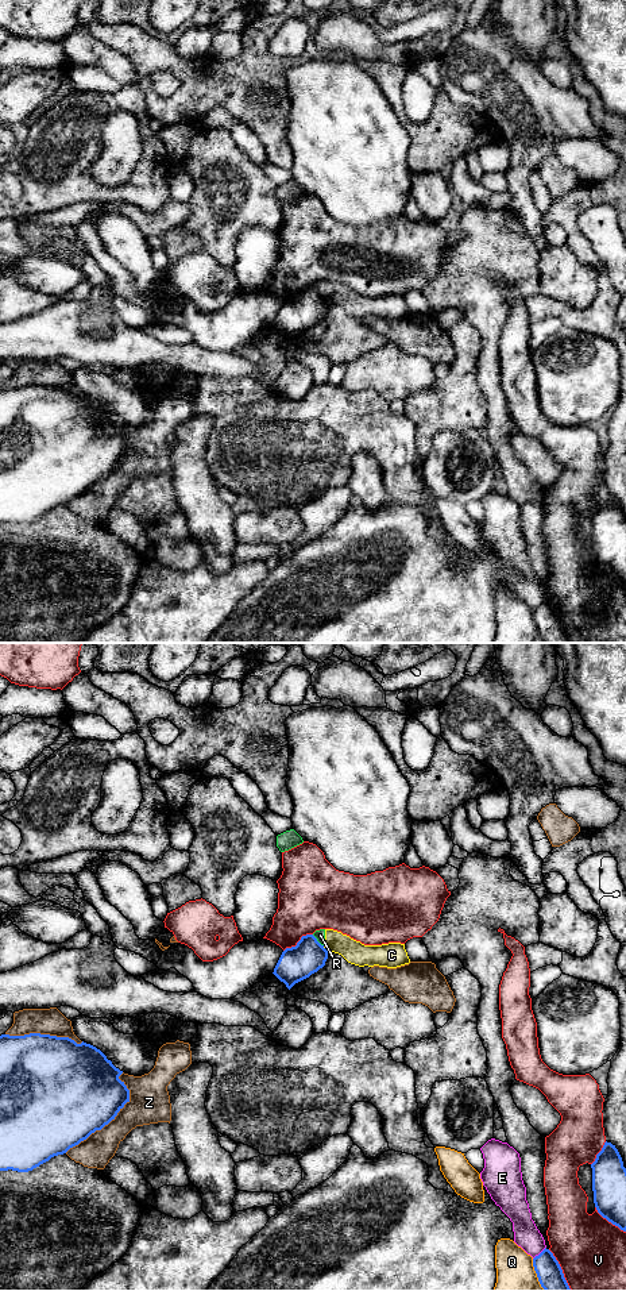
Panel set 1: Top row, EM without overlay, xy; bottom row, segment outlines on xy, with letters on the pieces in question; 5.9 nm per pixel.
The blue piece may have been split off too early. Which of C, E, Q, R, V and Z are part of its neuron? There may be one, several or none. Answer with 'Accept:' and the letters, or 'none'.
Accept: none

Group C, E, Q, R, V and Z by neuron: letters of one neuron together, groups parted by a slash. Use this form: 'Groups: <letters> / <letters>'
Groups: C R / E / Q / V / Z

